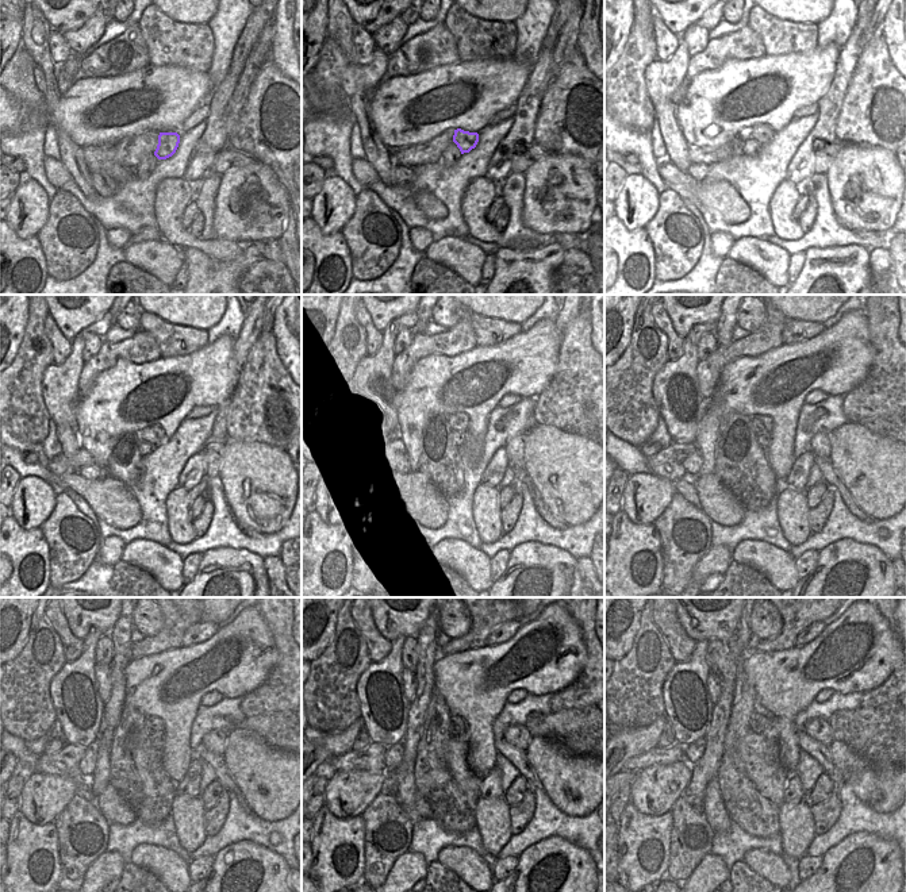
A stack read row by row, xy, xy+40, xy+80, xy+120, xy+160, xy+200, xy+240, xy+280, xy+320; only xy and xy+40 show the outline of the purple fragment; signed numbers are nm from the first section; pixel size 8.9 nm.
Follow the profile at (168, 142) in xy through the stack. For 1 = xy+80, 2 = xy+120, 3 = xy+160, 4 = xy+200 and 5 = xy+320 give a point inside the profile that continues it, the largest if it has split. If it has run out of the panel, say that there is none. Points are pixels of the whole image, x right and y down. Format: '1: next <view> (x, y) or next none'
1: next xy+80 (761, 133)
2: next xy+120 (156, 435)
3: next xy+160 (459, 423)
4: next xy+200 (761, 425)
5: next xy+320 (756, 722)

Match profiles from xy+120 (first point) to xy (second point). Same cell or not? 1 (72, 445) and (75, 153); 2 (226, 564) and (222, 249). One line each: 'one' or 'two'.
1: one
2: two

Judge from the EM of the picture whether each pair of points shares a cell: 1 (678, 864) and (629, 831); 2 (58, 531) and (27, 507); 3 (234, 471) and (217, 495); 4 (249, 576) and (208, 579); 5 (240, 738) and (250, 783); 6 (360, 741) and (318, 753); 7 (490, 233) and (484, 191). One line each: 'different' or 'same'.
1: different
2: different
3: different
4: same
5: same
6: different
7: same

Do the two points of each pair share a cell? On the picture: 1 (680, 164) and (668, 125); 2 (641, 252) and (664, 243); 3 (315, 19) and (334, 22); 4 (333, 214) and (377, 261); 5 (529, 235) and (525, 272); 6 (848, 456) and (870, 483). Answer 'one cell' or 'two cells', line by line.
1: one cell
2: two cells
3: two cells
4: two cells
5: two cells
6: one cell

